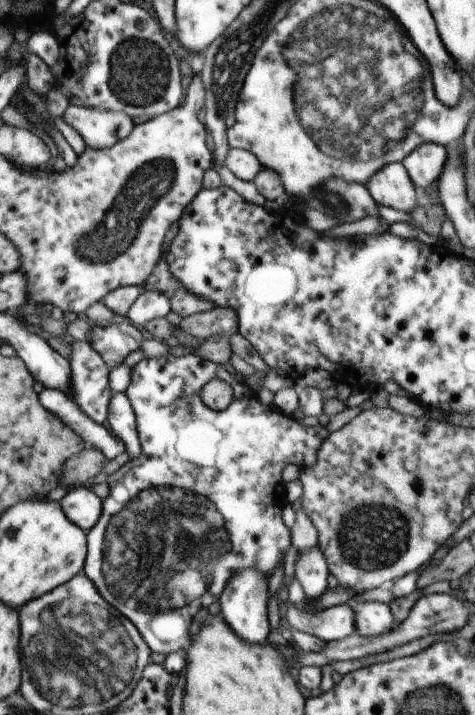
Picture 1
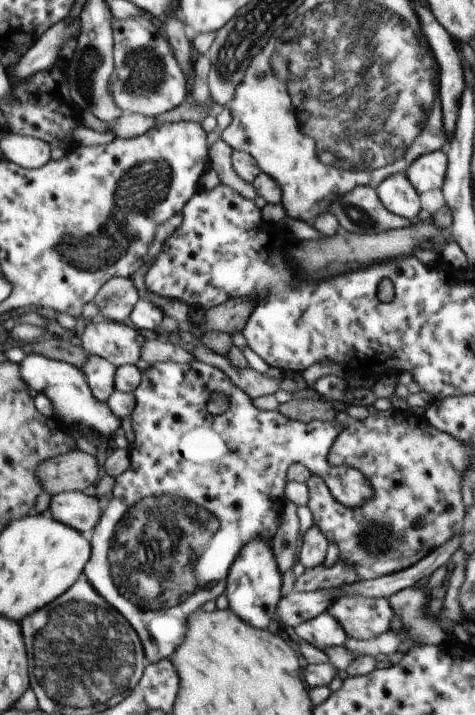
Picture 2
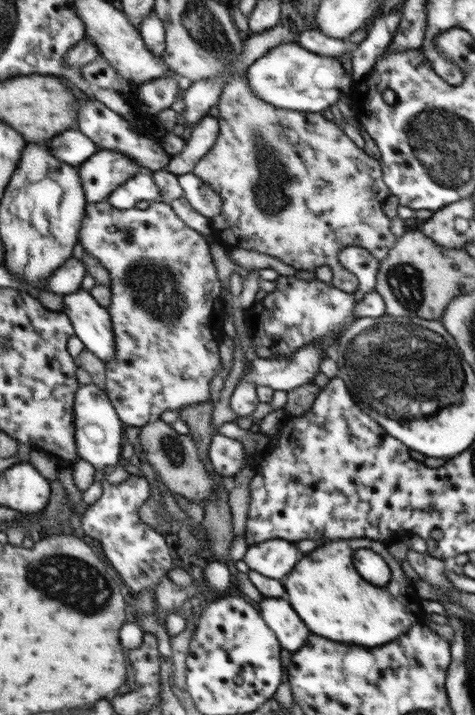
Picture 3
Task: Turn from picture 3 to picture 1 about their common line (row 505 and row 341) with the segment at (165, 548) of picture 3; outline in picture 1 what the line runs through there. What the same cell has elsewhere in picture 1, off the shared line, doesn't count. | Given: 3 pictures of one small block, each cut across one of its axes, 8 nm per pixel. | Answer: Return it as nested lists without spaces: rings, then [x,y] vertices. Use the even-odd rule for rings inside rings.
[[[127,321],[98,325],[92,322],[90,346],[100,354],[108,368],[120,366],[130,352],[140,349],[144,336],[137,326]]]

